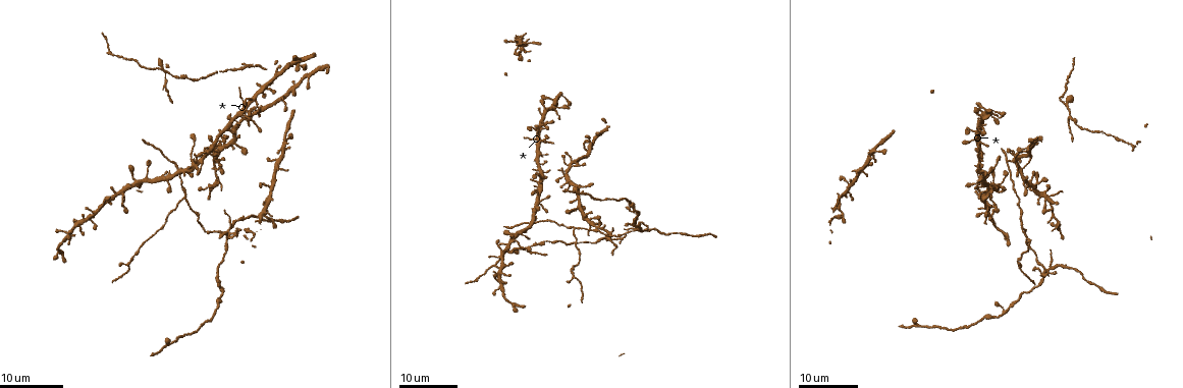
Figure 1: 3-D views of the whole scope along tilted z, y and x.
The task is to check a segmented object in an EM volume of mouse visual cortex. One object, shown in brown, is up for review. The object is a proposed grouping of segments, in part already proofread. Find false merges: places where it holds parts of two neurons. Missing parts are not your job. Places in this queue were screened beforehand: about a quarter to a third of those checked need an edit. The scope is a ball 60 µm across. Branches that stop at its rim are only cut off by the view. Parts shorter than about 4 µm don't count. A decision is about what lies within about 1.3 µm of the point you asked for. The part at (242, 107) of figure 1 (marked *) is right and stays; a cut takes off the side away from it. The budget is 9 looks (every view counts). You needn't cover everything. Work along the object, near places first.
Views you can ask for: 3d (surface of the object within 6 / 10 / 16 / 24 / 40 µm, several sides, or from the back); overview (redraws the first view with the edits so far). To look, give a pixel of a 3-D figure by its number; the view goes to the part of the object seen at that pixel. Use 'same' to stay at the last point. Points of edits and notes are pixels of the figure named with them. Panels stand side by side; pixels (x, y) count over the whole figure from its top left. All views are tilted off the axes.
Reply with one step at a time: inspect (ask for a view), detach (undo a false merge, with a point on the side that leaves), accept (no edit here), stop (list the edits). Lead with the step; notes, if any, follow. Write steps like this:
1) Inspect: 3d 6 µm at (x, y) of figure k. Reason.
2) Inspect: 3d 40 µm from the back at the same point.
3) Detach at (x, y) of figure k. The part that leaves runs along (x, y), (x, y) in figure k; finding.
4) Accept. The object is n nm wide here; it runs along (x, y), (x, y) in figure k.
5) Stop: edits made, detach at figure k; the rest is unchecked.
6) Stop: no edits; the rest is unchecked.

Inspect: 3d 24 µm at (570, 165) of figure 1. Four or more arms meet.

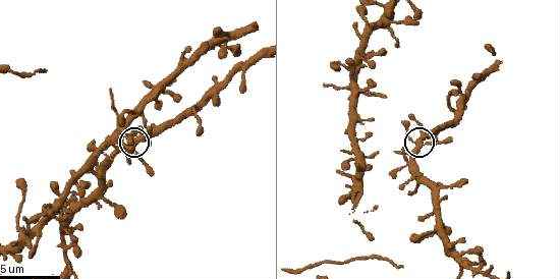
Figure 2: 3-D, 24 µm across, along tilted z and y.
Inspect: 3d 6 µm at (137, 139) of figure 2. Zoom in.

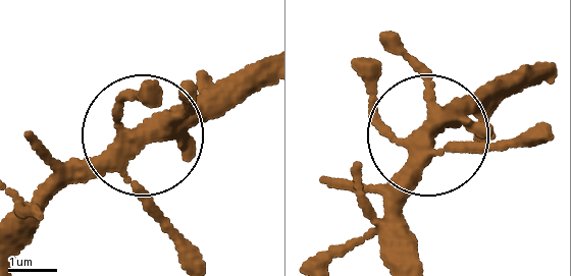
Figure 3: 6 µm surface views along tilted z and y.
Accept. The object is 330 nm wide here; one neuron here.

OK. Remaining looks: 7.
Inspect: 3d 16 µm at (20, 236) of figure 2.

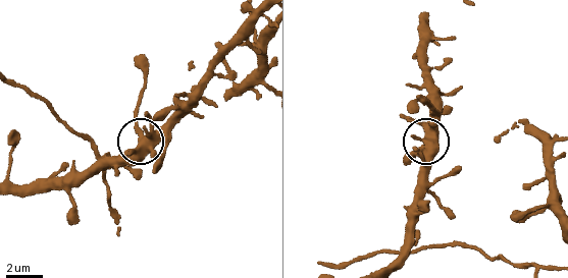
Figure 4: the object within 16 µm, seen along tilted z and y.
Accept. It runs along (261, 15), (197, 102), (141, 140), (140, 105) in figure 4; all the same neuron.

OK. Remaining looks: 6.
Inspect: 3d 24 µm at (1047, 269) of figure 1. Four-way junction.

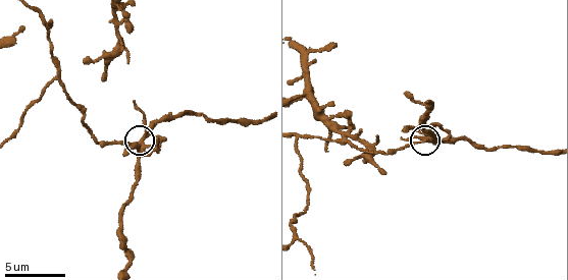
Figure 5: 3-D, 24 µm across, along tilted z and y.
Inspect: 3d 10 µm at (142, 140) of figure 5.

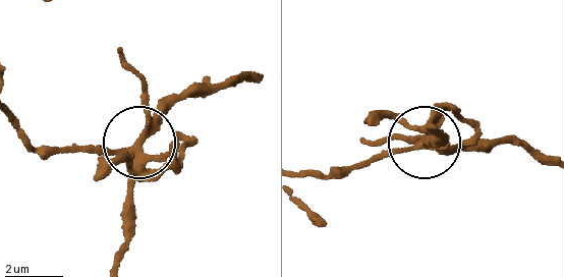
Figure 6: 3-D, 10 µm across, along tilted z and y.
Detach at (175, 166) of figure 6. 4 arms meet here; the part that leaves runs along (138, 148), (115, 263) in figure 6; two neurons meet here.

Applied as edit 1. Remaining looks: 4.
Inspect: overview. Redraw.

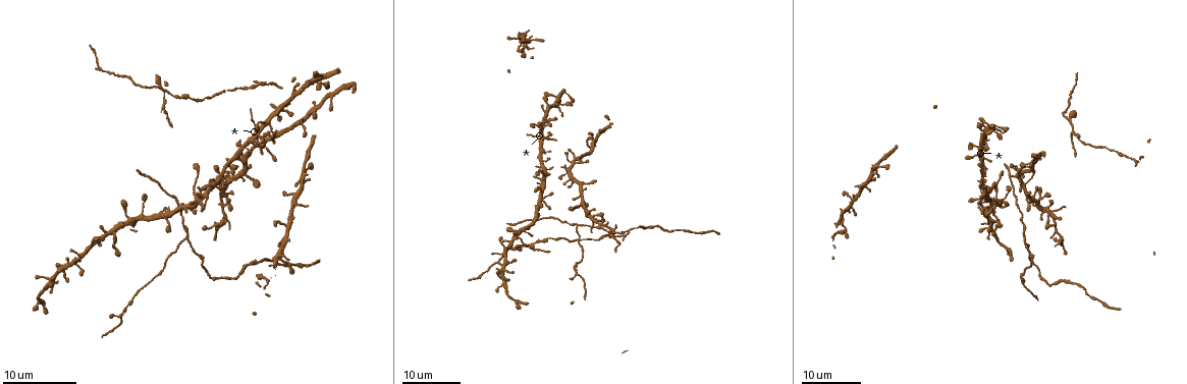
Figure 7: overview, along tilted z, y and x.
Inspect: 3d 16 µm at (1071, 126) of figure 7. Arms part here.

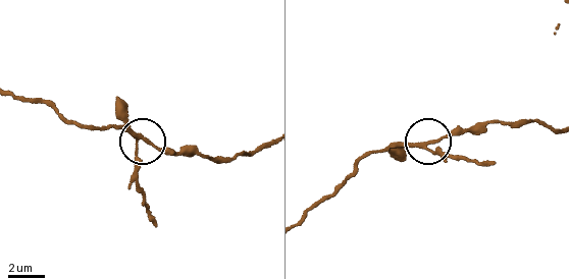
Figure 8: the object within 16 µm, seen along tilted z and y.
Inspect: 3d 6 µm at (420, 145) of figure 8. Zoom in.

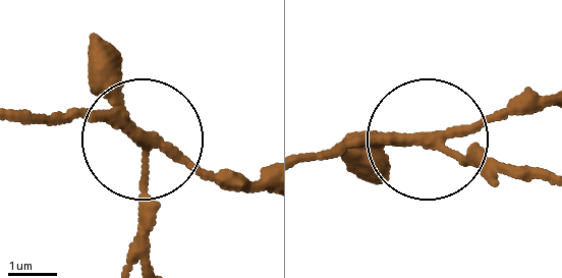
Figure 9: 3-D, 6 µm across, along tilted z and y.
Detach at (375, 174) of figure 9. The part that leaves runs along (137, 130), (148, 265) in figure 9; two neurons meet here.

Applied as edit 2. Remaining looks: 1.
Inspect: 3d 6 µm at (304, 92) of figure 5.

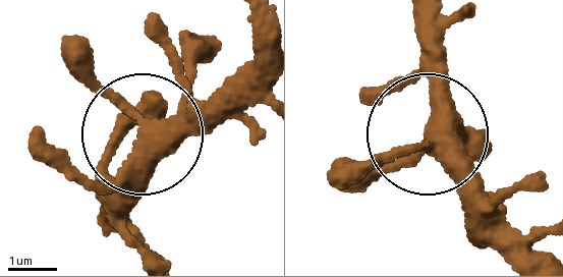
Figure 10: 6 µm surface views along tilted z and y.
Accept. All the same neuron.

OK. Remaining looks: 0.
Stop: edits made, detach at figure 6, detach at figure 9; the rest is unchecked.

